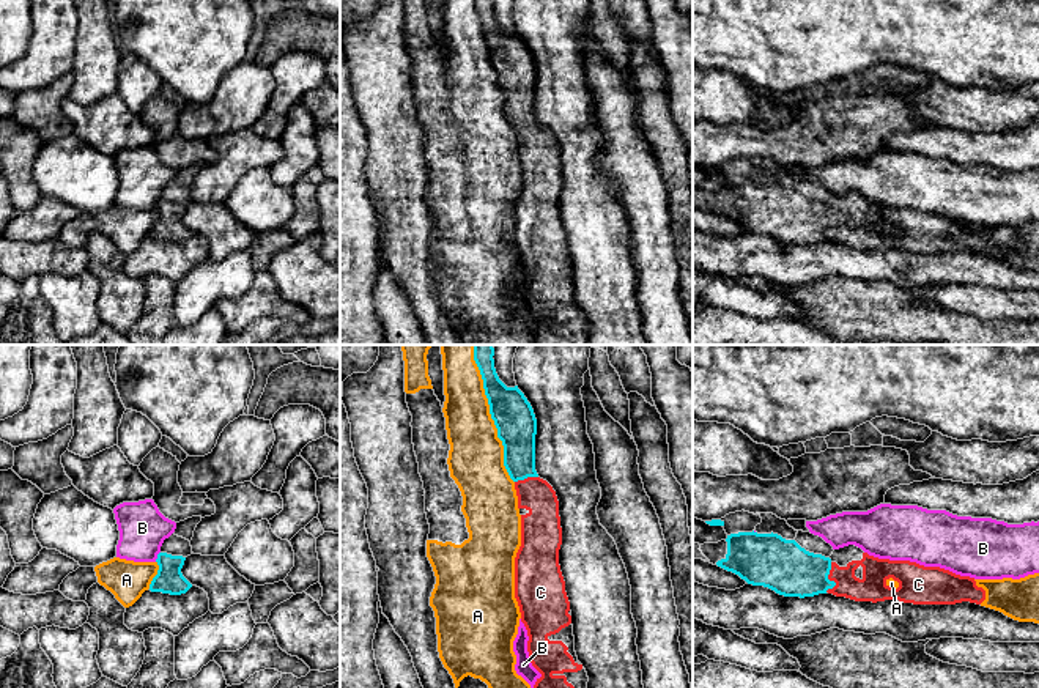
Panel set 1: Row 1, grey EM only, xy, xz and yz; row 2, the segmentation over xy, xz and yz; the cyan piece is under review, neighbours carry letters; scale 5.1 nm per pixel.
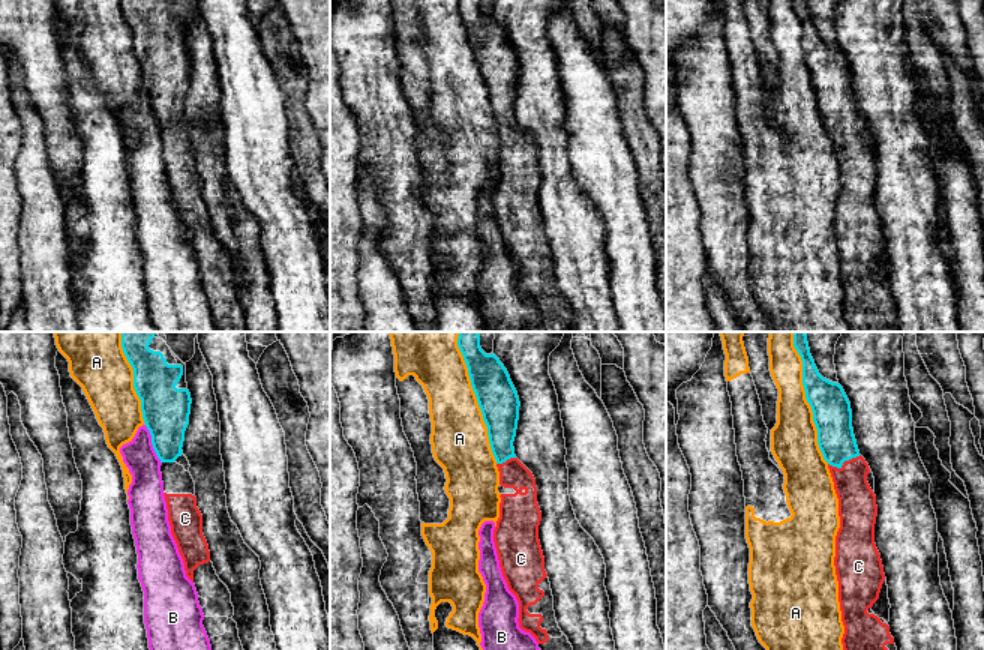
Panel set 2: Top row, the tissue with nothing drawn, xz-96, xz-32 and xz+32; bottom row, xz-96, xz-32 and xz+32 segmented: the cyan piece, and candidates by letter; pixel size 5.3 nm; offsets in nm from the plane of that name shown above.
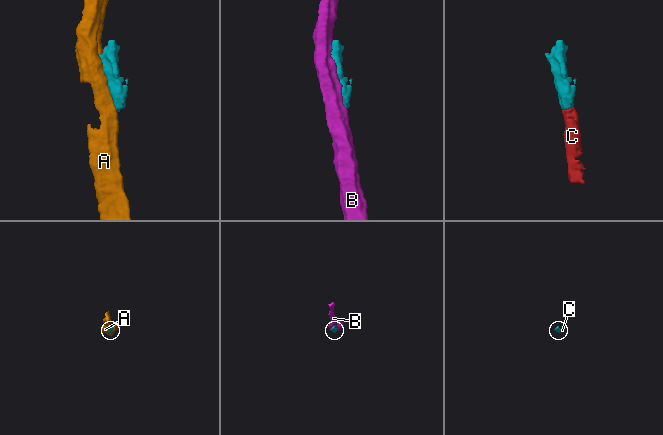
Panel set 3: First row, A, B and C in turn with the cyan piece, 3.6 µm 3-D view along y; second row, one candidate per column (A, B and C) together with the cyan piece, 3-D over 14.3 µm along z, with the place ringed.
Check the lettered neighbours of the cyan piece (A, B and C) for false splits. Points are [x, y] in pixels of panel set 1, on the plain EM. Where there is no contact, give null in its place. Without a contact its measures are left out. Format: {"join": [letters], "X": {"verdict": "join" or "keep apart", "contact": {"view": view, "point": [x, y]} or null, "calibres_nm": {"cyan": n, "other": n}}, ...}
{"join": ["C"], "A": {"verdict": "keep apart", "contact": {"view": "xz", "point": [491, 65]}, "calibres_nm": {"cyan": 200, "other": 280}}, "B": {"verdict": "keep apart", "contact": {"view": "xy", "point": [158, 203]}, "calibres_nm": {"cyan": 140, "other": 240}}, "C": {"verdict": "join", "contact": {"view": "yz", "point": [828, 227]}, "calibres_nm": {"cyan": 280, "other": 140}}}

